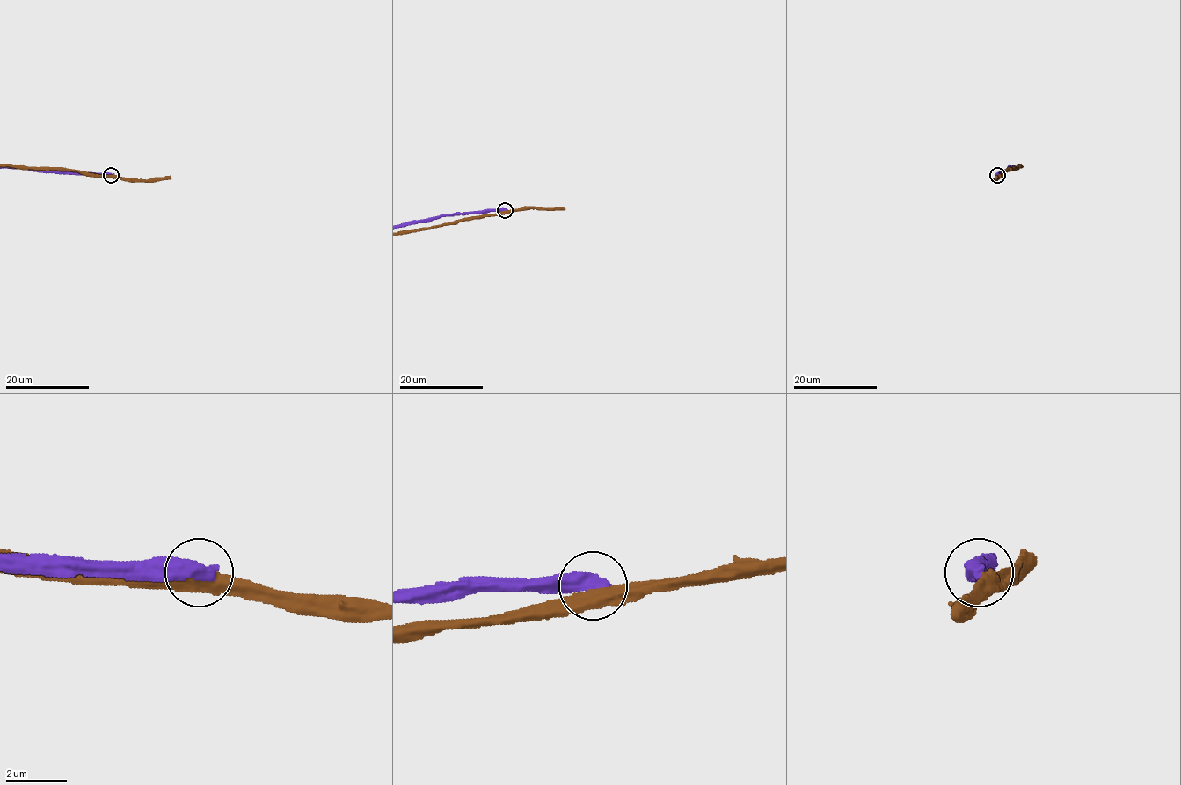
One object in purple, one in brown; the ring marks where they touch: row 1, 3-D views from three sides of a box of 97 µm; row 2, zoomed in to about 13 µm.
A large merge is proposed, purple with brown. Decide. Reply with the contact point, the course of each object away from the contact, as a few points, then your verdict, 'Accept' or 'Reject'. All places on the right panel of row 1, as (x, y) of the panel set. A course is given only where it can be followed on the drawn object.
Place: (997, 175). Reject

